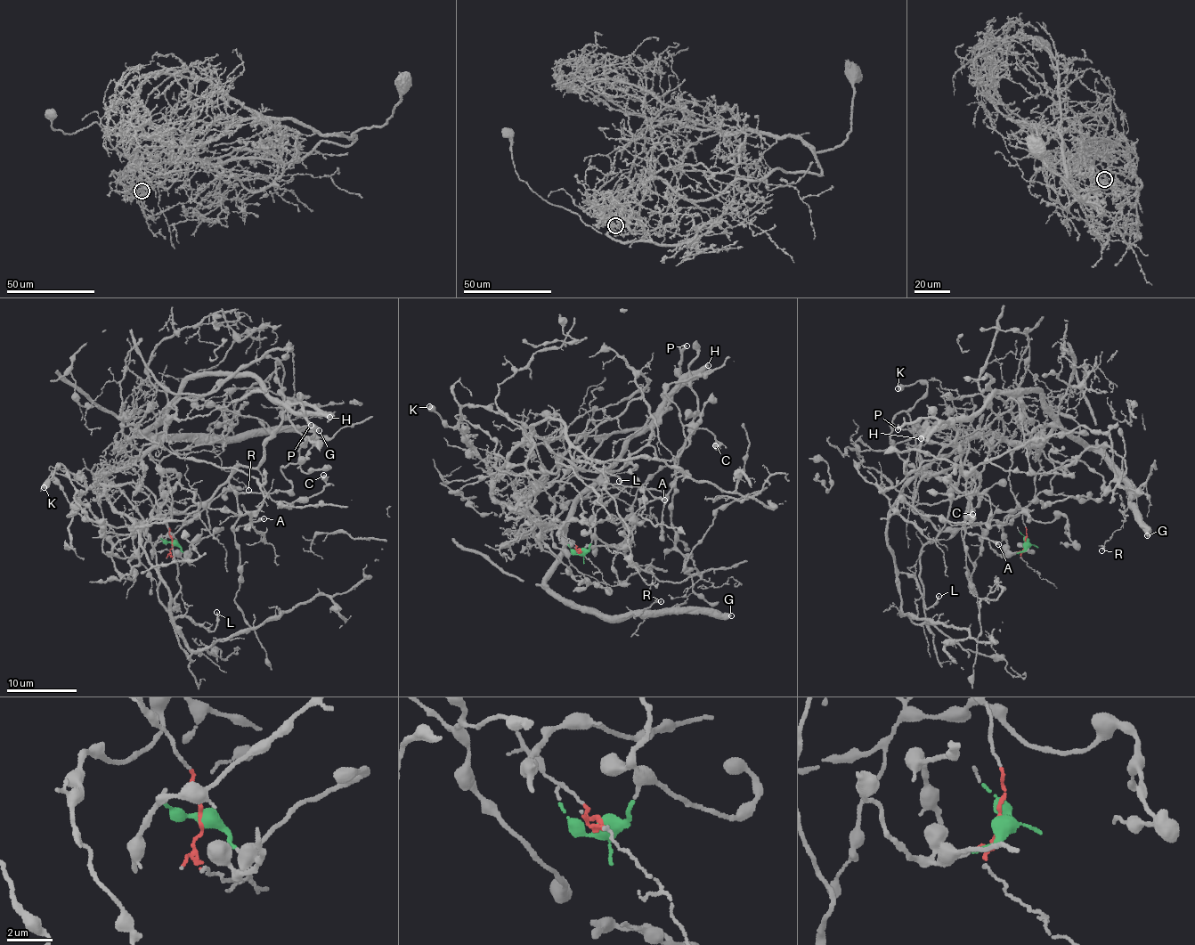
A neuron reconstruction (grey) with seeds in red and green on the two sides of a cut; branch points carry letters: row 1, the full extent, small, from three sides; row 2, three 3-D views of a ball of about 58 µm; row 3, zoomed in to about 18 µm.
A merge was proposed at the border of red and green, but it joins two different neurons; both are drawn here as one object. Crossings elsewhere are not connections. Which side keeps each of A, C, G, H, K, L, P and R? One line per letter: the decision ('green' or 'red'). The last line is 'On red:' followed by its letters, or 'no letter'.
A: green
C: green
G: red
H: red
K: green
L: red
P: green
R: red
On red: G, H, L, R

